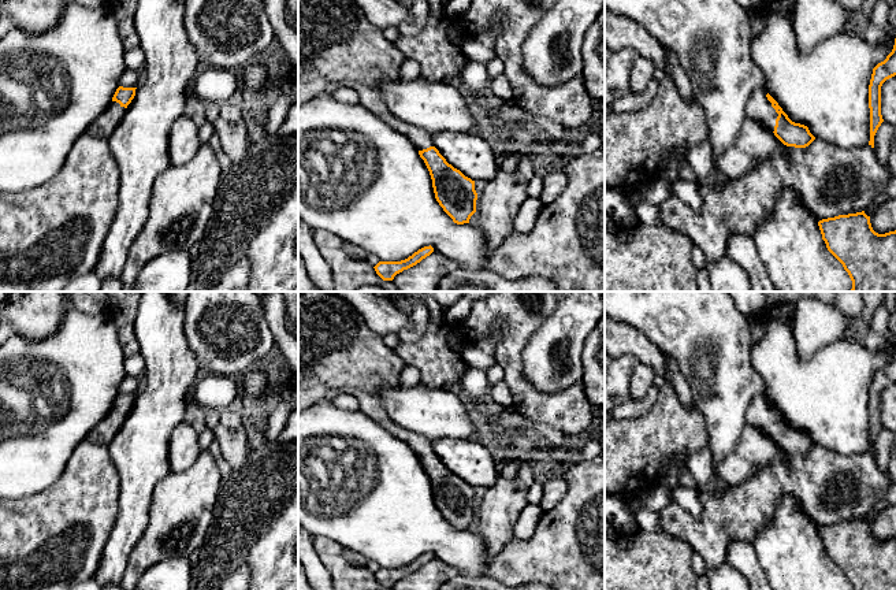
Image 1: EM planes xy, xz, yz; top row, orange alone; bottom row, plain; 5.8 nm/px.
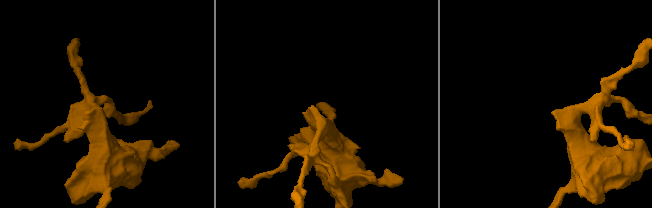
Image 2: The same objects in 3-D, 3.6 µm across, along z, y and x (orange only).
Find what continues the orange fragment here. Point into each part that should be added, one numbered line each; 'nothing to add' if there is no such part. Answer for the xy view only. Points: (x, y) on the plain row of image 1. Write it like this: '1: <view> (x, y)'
1: xy (103, 433)

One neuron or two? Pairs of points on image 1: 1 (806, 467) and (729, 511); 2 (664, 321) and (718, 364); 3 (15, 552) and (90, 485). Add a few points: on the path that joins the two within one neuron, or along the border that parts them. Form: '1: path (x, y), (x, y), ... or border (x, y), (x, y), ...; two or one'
1: path (787, 477), (770, 483), (748, 505); one
2: path (677, 323), (705, 351); one
3: path (34, 541), (71, 504); one

